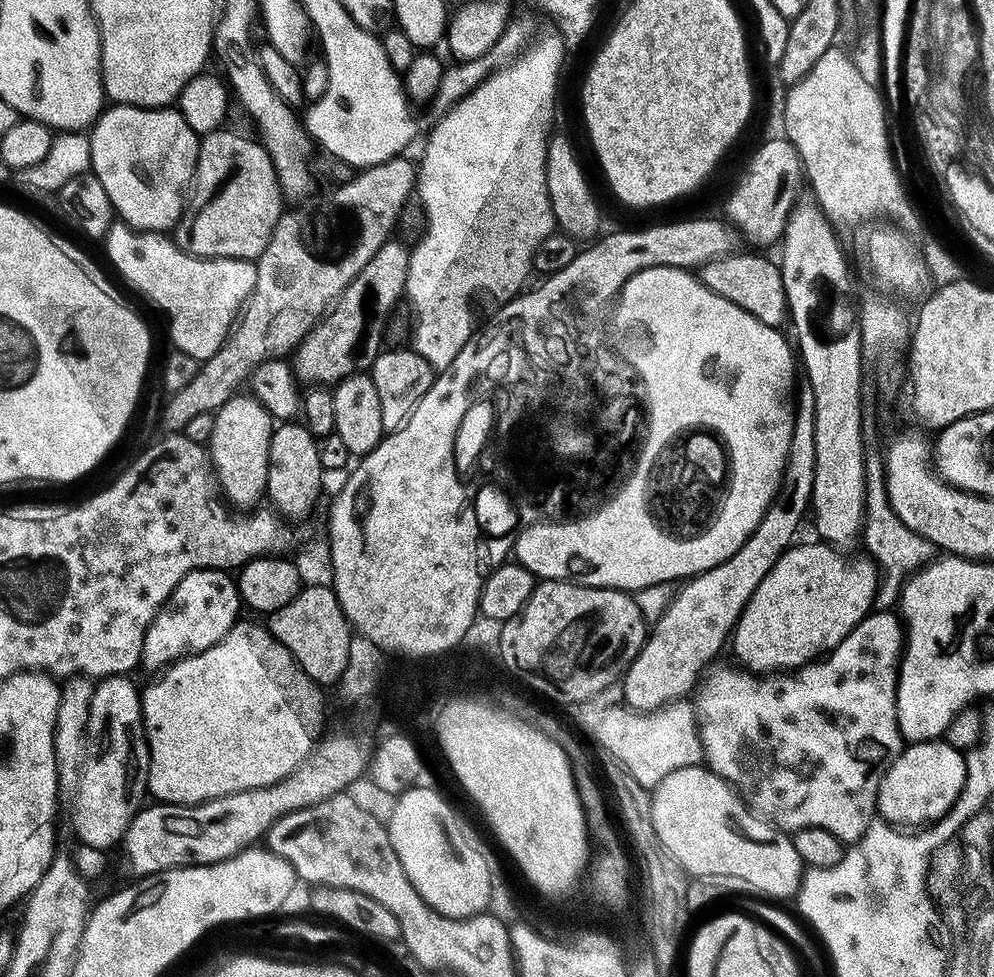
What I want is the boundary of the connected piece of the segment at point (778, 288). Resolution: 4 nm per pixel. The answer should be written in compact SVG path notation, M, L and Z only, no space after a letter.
M748 251L750 252L744 252L741 256L729 254L709 260L702 268L704 284L710 290L714 290L714 294L754 314L758 322L766 322L766 326L771 328L780 328L783 320L785 322L789 315L787 296L783 290L783 278L780 277L780 265L775 259L767 260L764 256L755 256L755 251Z

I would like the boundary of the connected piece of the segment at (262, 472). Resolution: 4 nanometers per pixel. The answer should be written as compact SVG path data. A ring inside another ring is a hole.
M237 394L214 412L212 420L206 451L214 465L219 491L229 505L237 504L232 506L240 510L251 509L261 503L267 486L268 451L274 429L272 413L251 394Z

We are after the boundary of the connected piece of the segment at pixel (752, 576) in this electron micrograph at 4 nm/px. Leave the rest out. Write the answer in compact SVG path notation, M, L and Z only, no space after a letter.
M804 380L797 385L796 395L798 402L794 406L793 426L790 446L788 447L787 460L784 463L783 478L780 480L780 488L771 506L759 520L758 526L748 536L746 542L730 558L723 560L718 566L712 567L706 572L701 572L691 577L681 591L674 595L663 616L653 623L649 631L648 639L645 640L643 650L636 656L634 662L629 666L622 678L624 684L625 705L634 711L650 712L673 701L683 699L697 687L705 670L718 658L716 657L723 644L727 643L731 632L735 629L736 621L740 619L749 598L753 596L754 590L761 584L762 578L770 572L783 552L791 547L795 541L795 534L805 514L811 507L813 494L814 470L817 468L817 450L814 442L815 422L815 400L814 390Z

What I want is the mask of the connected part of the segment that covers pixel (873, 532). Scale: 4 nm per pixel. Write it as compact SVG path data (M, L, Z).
M872 452L867 453L864 460L864 519L861 541L871 552L869 555L882 573L873 607L877 611L889 611L899 603L900 593L908 580L907 576L919 571L929 563L934 549L928 540L918 535L916 531L910 530L894 514L893 508L889 506L883 457L880 454L872 454Z

